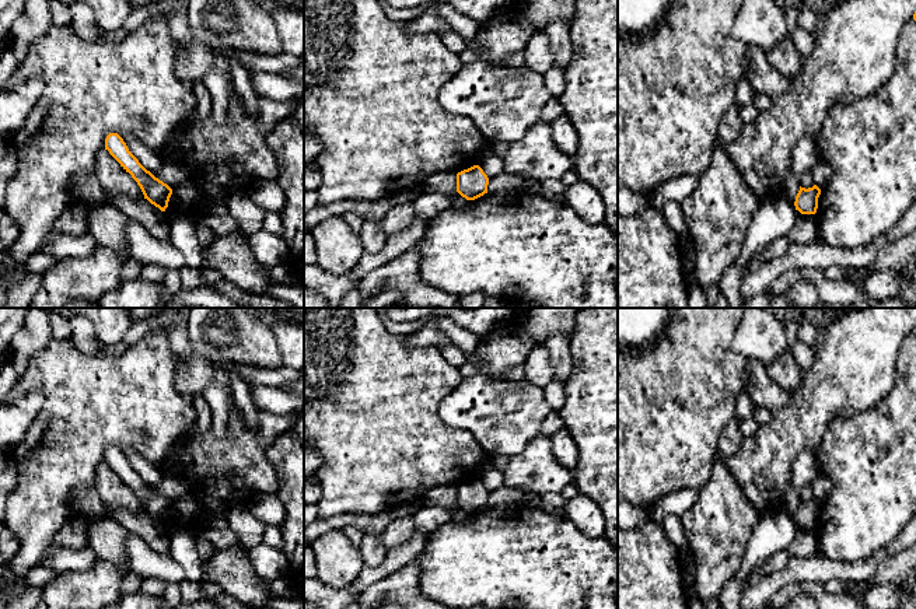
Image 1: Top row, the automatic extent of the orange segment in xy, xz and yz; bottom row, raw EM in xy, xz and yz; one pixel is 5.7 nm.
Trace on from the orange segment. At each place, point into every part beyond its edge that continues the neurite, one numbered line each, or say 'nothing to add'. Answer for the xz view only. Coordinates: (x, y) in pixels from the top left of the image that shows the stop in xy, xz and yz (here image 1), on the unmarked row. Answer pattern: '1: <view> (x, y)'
nothing to add

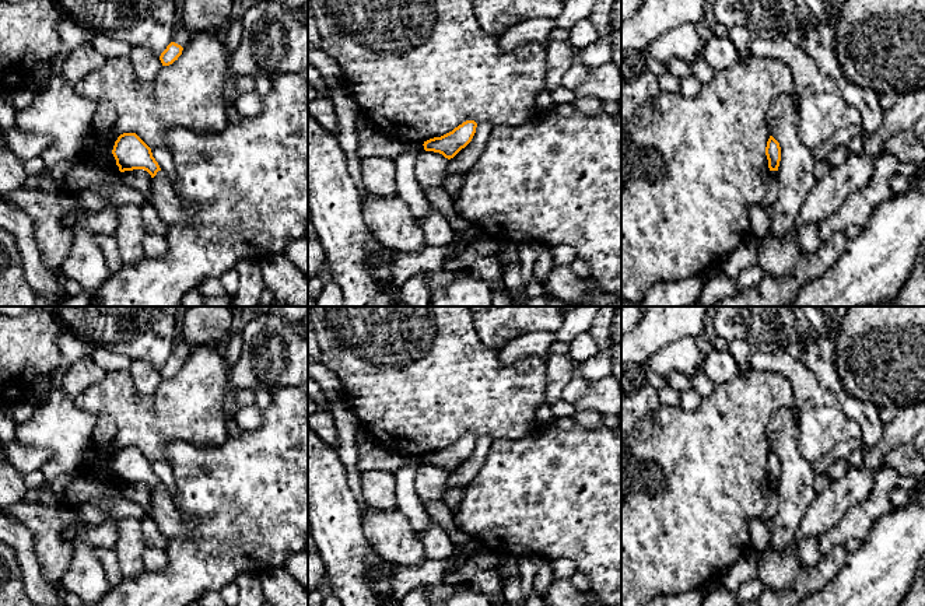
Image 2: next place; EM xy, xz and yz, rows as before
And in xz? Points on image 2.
nothing to add

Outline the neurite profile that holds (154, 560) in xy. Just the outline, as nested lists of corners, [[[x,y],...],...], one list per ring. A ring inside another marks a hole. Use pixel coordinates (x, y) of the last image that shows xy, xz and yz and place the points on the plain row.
[[[146,547],[143,561],[151,572],[164,571],[168,567],[168,557],[162,550]]]

